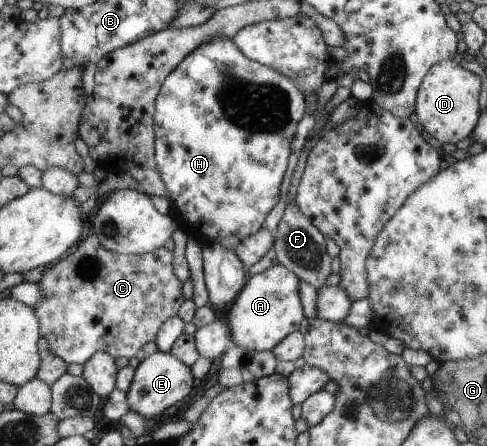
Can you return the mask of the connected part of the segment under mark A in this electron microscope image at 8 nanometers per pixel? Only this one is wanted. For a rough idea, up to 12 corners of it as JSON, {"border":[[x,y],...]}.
{"border":[[280,262],[249,277],[227,315],[232,344],[272,351],[305,318]]}

